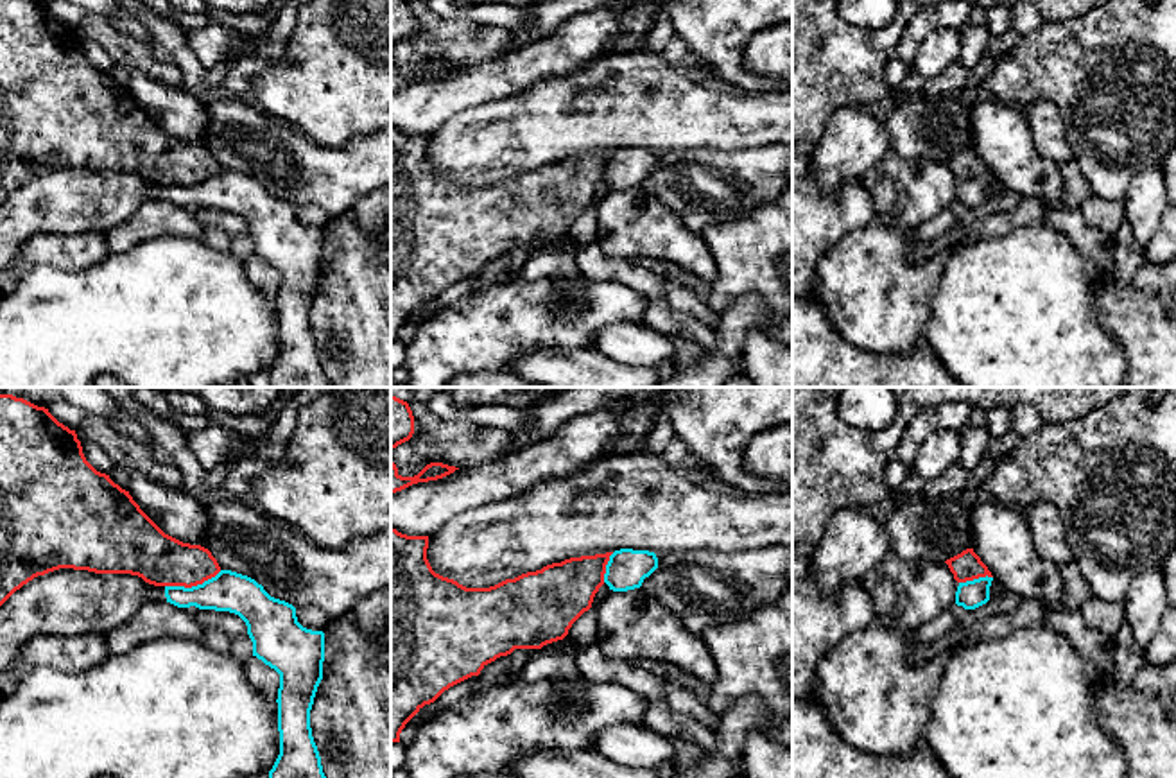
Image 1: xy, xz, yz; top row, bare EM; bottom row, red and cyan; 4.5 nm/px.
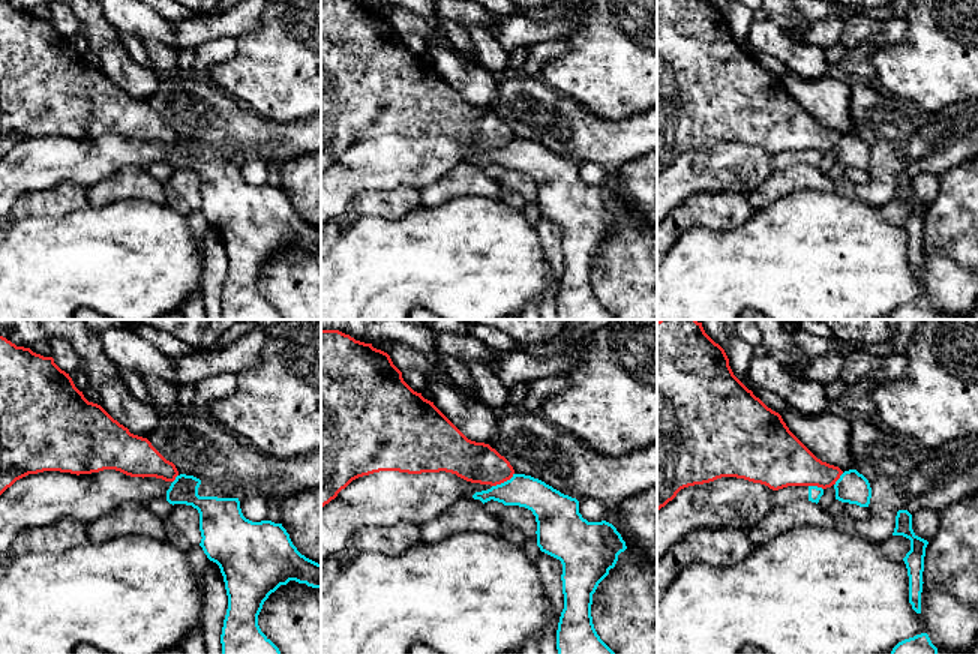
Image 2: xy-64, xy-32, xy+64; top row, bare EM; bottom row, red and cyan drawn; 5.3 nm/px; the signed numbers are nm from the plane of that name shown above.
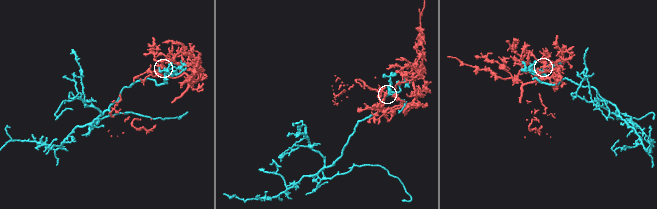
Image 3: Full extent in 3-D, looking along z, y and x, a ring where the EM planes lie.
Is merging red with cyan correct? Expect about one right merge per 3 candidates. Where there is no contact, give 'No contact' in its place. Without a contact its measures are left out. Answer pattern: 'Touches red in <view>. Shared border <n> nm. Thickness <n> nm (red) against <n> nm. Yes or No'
Touches red in xy. Shared border 260 nm. Thickness 240 nm (red) against 180 nm. No

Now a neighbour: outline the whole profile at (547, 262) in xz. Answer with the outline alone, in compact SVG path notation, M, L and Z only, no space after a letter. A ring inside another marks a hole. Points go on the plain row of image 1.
M579 246L540 247L522 267L520 278L536 281L552 276L574 276L579 272L577 249Z

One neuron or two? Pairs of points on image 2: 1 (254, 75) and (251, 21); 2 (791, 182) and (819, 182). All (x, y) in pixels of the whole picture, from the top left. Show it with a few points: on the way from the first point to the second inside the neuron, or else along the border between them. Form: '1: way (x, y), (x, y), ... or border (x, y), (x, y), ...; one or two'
1: border (261, 15), (258, 27), (236, 38); two
2: way (798, 182), (812, 182); one

